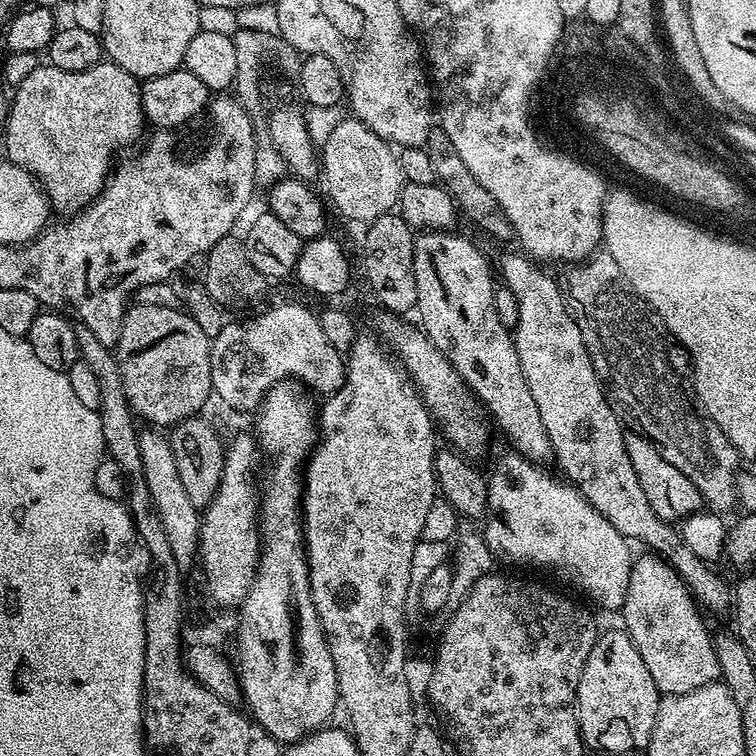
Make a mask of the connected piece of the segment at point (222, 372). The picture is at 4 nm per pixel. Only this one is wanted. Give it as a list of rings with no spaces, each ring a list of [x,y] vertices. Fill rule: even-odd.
[[[276,304],[273,308],[242,321],[241,324],[225,323],[224,329],[217,337],[212,338],[211,342],[212,391],[215,399],[220,399],[226,407],[233,408],[236,412],[251,413],[279,380],[299,380],[313,393],[324,392],[323,394],[337,392],[344,381],[345,357],[338,350],[334,350],[330,342],[324,340],[317,313],[312,313],[300,304]]]

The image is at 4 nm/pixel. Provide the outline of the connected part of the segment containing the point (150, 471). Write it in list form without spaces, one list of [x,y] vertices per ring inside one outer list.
[[[145,427],[138,435],[138,450],[142,450],[142,466],[146,478],[146,490],[150,490],[153,506],[158,510],[158,518],[162,520],[162,530],[166,530],[166,539],[170,542],[170,550],[174,554],[174,562],[182,570],[188,570],[191,564],[197,563],[199,550],[199,532],[201,513],[190,502],[186,490],[182,487],[182,478],[178,478],[178,466],[174,462],[174,450],[170,446],[168,436],[159,427]]]

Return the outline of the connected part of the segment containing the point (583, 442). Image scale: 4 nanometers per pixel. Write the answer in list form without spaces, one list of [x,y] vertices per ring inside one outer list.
[[[516,252],[501,254],[500,276],[504,279],[501,280],[503,287],[509,288],[518,302],[518,322],[514,329],[518,362],[522,362],[522,374],[526,374],[526,386],[530,386],[530,394],[534,394],[538,414],[542,414],[542,426],[546,426],[552,443],[555,463],[560,463],[565,472],[561,473],[575,484],[598,514],[612,523],[625,541],[637,540],[648,547],[645,549],[667,560],[699,601],[704,602],[705,609],[724,612],[728,608],[729,611],[734,604],[733,585],[727,584],[709,561],[698,558],[698,554],[686,546],[675,523],[660,520],[658,514],[650,510],[638,474],[634,474],[630,454],[626,454],[625,425],[590,362],[586,342],[582,342],[582,330],[578,330],[568,311],[561,285],[557,281],[555,284],[543,272],[545,269],[527,255]]]

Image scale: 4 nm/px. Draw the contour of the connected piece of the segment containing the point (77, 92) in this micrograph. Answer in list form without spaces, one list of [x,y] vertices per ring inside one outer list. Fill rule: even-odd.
[[[101,62],[81,72],[58,70],[53,64],[45,63],[15,85],[11,93],[8,119],[2,124],[4,156],[9,163],[17,164],[39,180],[49,205],[55,211],[57,208],[63,214],[75,214],[104,188],[114,164],[112,155],[136,139],[139,141],[145,135],[144,127],[146,121],[137,77],[111,62]]]

